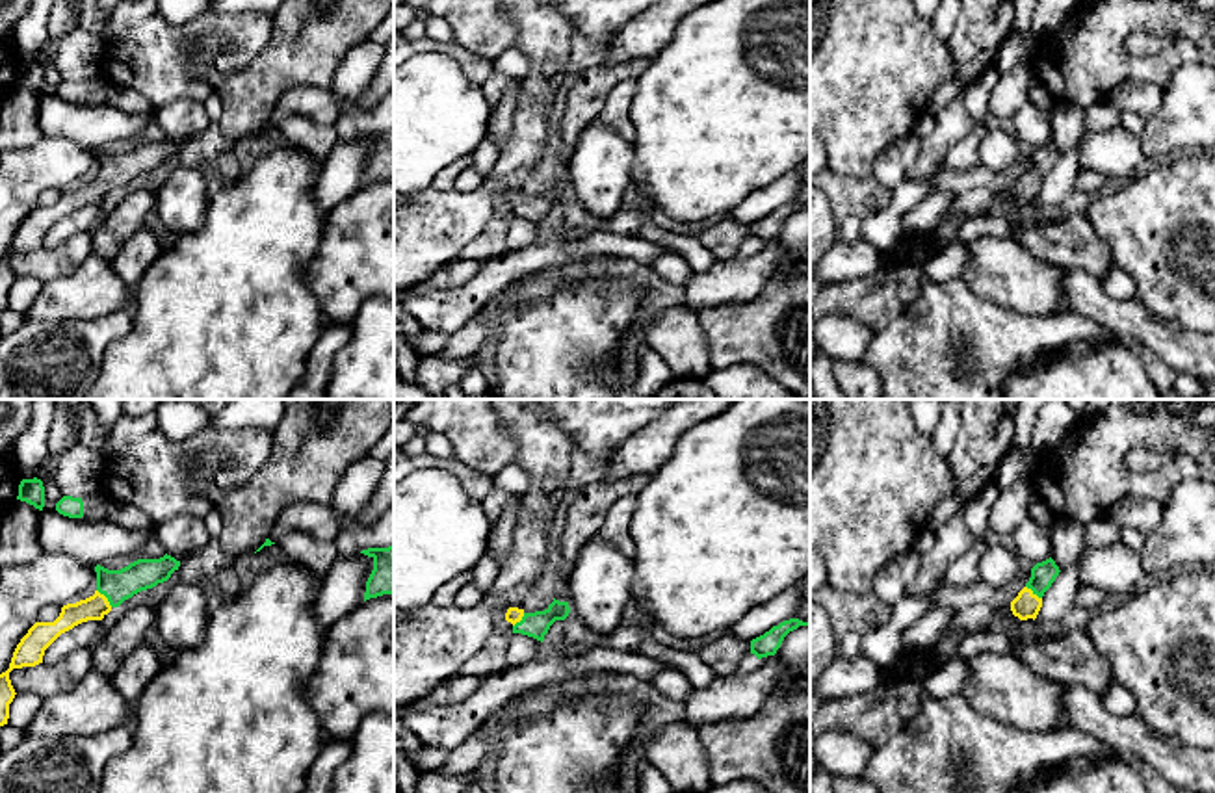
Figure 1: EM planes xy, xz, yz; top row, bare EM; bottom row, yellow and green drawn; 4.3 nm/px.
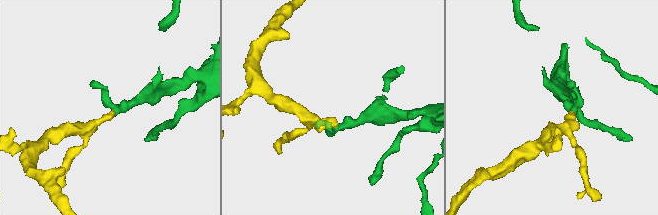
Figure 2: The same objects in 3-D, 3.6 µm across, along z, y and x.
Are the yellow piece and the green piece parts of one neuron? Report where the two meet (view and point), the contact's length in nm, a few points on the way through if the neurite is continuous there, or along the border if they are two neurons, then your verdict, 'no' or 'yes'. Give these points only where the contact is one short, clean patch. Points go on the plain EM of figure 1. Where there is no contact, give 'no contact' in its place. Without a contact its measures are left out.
xy (106, 182) | 100 nm | across xy (93, 192), (106, 182), (117, 169) | yes

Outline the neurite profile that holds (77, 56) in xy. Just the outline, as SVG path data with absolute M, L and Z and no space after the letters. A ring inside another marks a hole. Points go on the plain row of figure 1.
M80 28L58 41L46 41L37 52L37 63L52 63L63 80L87 82L97 78L104 56L100 37Z

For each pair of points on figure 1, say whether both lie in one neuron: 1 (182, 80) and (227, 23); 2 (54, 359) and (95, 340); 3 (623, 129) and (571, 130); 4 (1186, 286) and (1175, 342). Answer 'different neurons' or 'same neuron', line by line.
1: same neuron
2: same neuron
3: different neurons
4: different neurons

